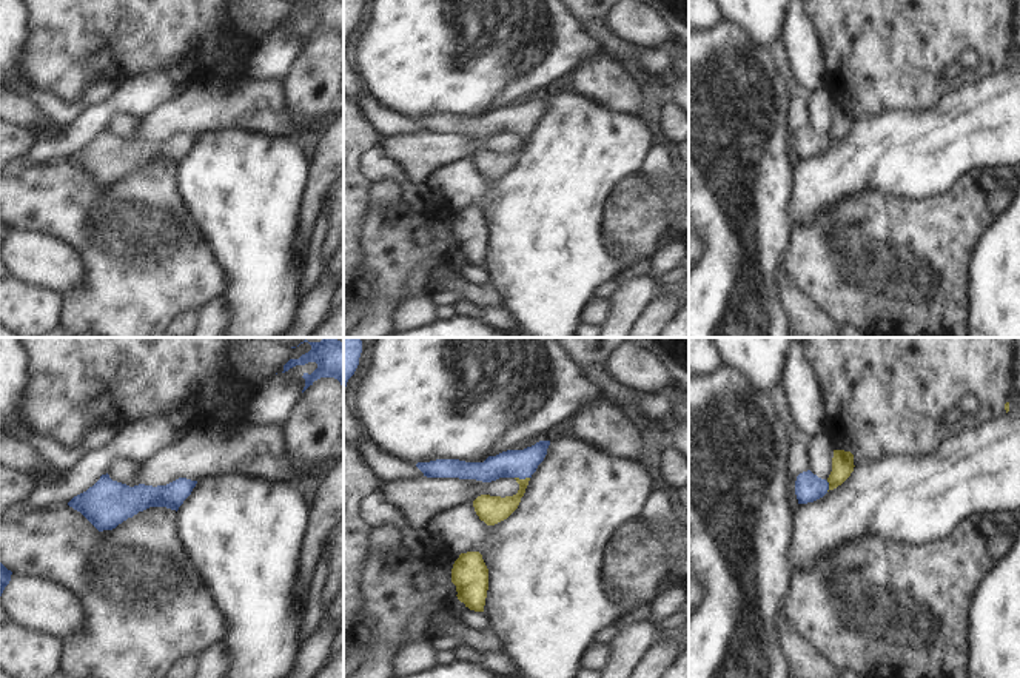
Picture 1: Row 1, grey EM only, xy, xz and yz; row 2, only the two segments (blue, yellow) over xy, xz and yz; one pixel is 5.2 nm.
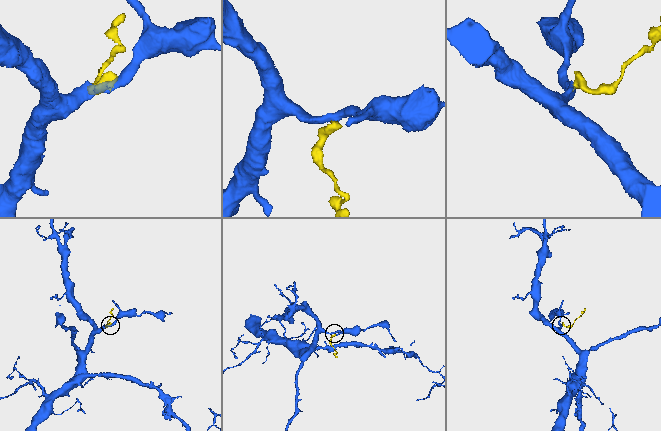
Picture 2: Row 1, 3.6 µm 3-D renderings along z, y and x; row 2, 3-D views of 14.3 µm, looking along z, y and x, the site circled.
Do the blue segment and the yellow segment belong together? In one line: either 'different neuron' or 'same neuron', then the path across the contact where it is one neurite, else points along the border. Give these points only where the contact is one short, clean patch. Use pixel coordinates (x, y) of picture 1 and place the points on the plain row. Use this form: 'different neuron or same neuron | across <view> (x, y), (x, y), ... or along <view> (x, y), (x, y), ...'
same neuron | across xz (521, 119), (523, 133), (507, 161), (490, 164)

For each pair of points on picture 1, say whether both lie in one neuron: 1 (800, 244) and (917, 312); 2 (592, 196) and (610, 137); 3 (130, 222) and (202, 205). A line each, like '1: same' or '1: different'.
1: same
2: same
3: different

